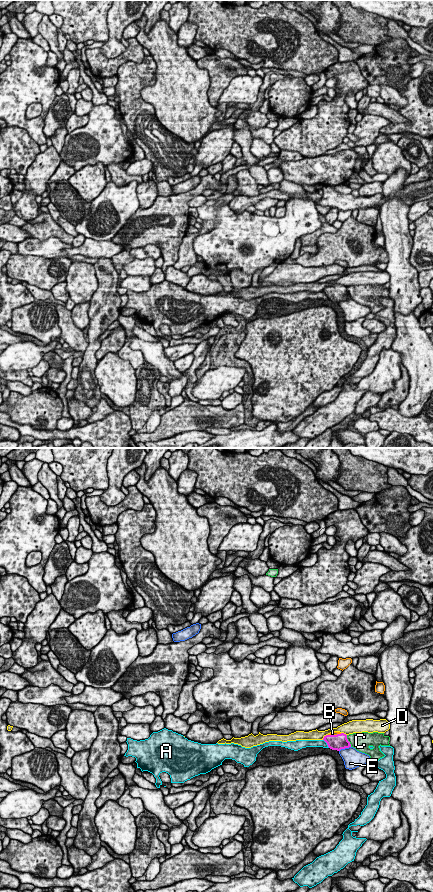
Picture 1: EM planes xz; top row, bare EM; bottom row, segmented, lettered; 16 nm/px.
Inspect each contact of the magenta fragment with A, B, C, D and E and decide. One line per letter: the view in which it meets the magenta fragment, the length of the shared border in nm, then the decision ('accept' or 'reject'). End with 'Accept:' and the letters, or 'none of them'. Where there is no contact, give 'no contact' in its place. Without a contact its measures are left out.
A: xz | 180 nm | reject
B: xz | 220 nm | accept
C: xz | 200 nm | reject
D: xz | 130 nm | reject
E: xz | 200 nm | reject
Accept: B

